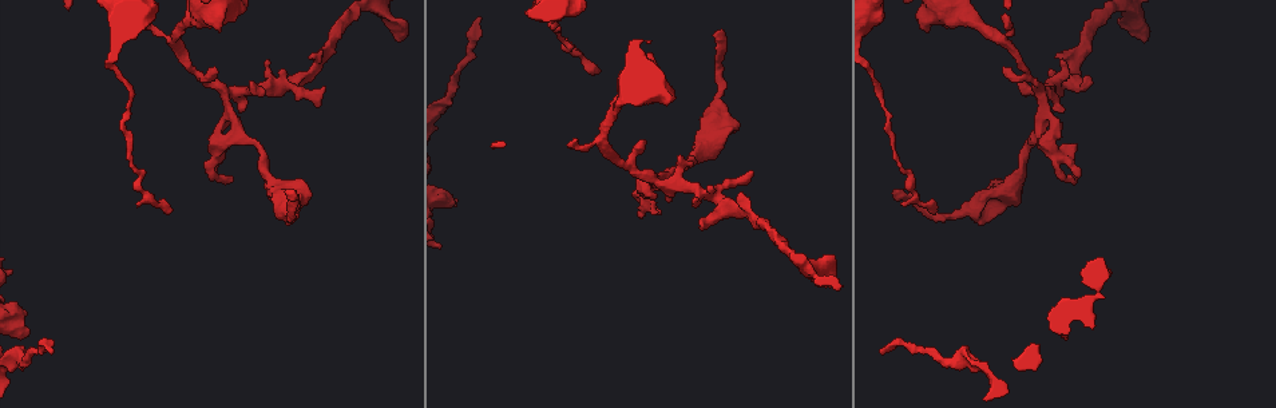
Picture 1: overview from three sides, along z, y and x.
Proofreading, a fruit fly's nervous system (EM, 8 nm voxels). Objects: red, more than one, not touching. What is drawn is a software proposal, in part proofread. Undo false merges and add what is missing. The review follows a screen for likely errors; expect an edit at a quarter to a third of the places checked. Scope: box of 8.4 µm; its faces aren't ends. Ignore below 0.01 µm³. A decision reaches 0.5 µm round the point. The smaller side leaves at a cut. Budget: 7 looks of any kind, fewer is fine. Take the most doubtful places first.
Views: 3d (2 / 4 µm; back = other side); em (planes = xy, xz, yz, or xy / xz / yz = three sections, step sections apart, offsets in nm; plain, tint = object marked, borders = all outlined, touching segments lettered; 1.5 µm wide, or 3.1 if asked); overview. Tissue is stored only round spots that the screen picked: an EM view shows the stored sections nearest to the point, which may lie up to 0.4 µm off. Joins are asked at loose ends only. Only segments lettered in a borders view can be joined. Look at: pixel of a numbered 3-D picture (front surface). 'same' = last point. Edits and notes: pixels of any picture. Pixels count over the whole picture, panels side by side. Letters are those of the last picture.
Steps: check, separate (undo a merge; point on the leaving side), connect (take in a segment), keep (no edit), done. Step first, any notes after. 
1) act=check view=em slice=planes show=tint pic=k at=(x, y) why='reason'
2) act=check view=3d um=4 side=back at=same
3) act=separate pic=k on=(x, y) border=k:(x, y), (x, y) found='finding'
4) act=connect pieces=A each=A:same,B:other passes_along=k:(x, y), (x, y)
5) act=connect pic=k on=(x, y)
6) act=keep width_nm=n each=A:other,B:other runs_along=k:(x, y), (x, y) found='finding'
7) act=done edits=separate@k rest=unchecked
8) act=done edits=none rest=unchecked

act=check view=em slice=planes show=borders pic=1 at=(695, 199) why='free end'

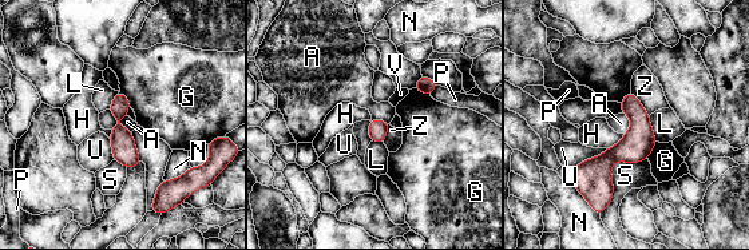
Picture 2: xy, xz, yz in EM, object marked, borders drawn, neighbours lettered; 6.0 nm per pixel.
act=keep each=A:other,G:other,H:other,L:other,N:other,P:other,S:other,U:other,V:other,Z:other runs_along=2:(630, 96), (637, 134), (603, 166), (603, 202) found='none of them fits'

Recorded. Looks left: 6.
act=check view=em slice=planes show=borders pic=1 at=(292, 189) why='thin end'

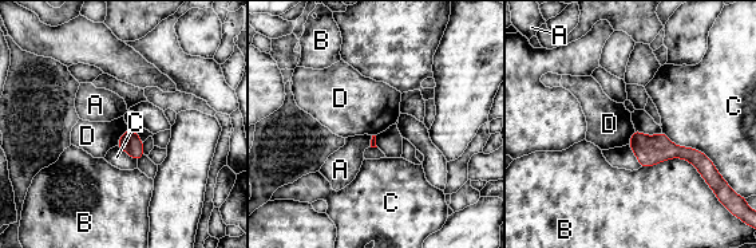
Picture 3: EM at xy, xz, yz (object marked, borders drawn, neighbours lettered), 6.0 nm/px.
act=keep each=A:other,B:other,C:other,D:other runs_along=3:(632, 142), (688, 153), (703, 168) found='none of them fits'

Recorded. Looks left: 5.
act=check view=em slice=xy step=8 show=borders pic=1 at=(572, 142) why='branch stops here'

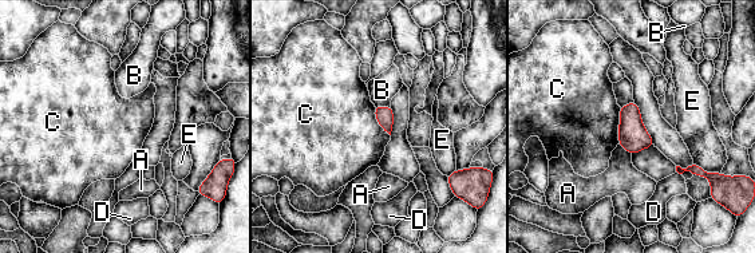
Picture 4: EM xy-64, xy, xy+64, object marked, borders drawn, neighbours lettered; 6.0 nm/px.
act=check view=em slice=planes show=borders at=same why='another direction'

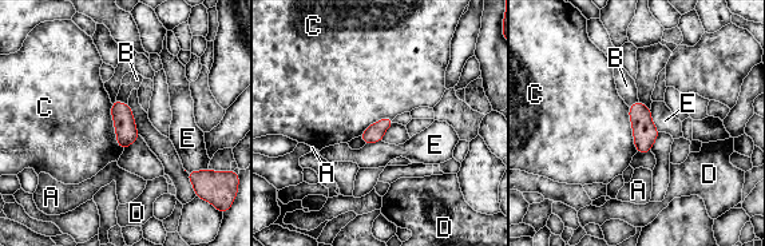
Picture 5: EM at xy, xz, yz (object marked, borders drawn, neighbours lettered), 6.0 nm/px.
act=keep longest_contact=C:300nm each=A:other,B:other,C:other,D:other,E:other border=5:(110, 103), (115, 142), (123, 150) found='none of them fits'

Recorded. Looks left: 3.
act=done edits=none rest=unchecked

